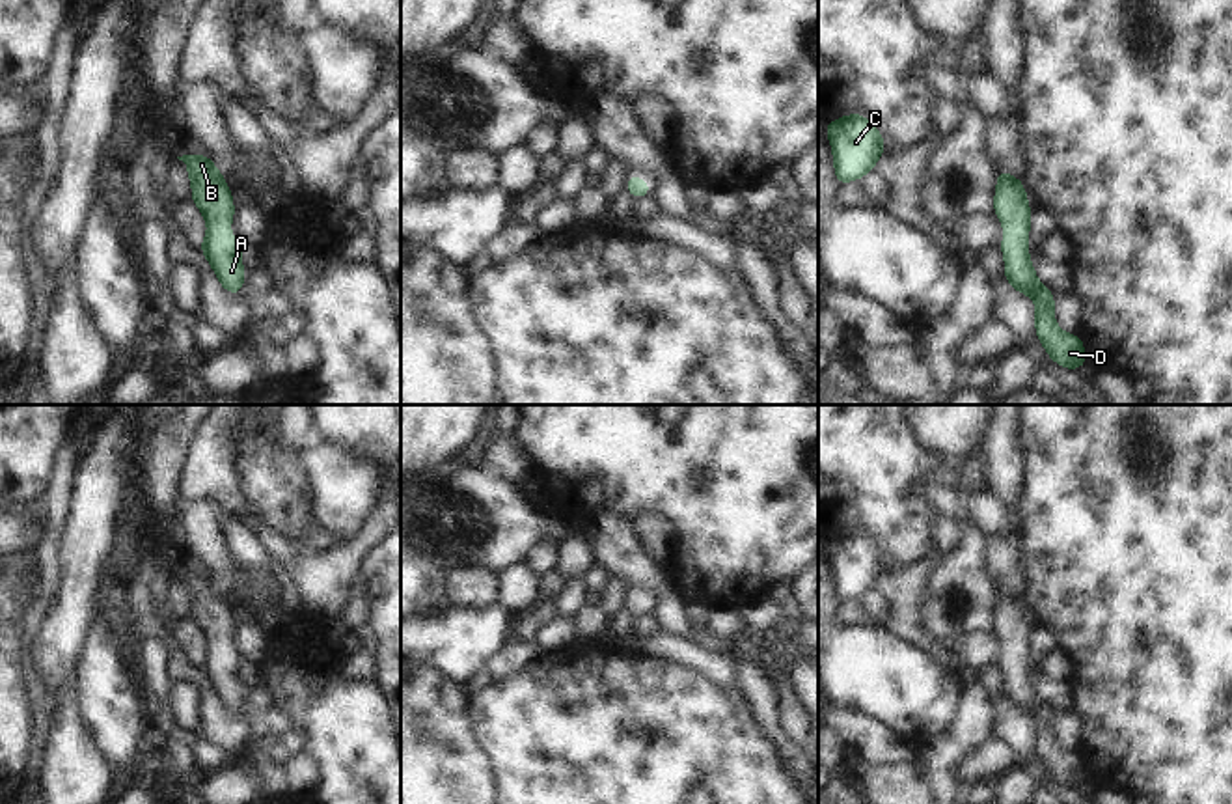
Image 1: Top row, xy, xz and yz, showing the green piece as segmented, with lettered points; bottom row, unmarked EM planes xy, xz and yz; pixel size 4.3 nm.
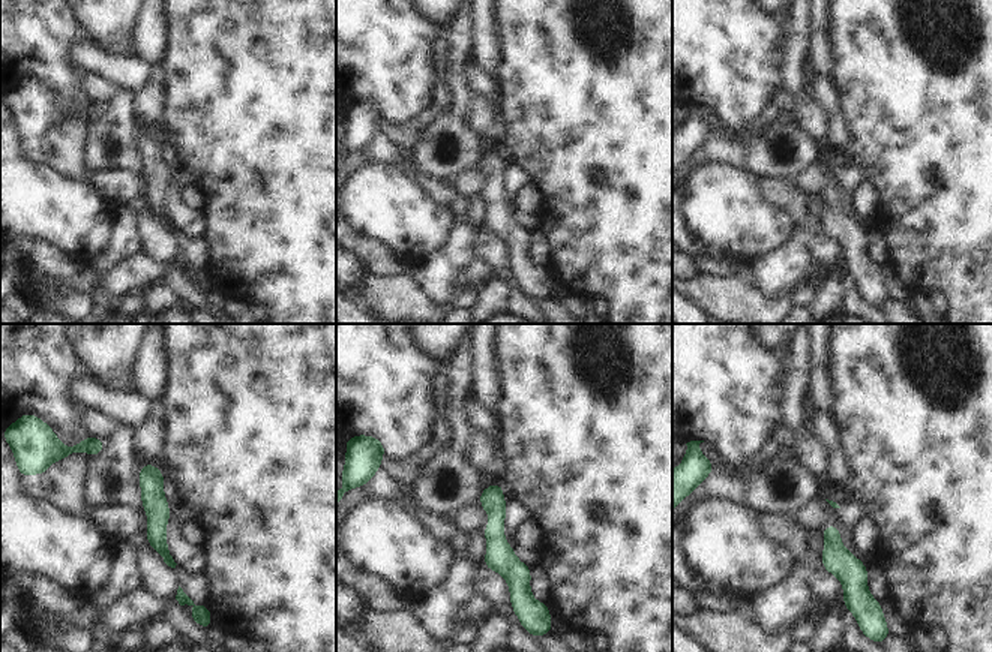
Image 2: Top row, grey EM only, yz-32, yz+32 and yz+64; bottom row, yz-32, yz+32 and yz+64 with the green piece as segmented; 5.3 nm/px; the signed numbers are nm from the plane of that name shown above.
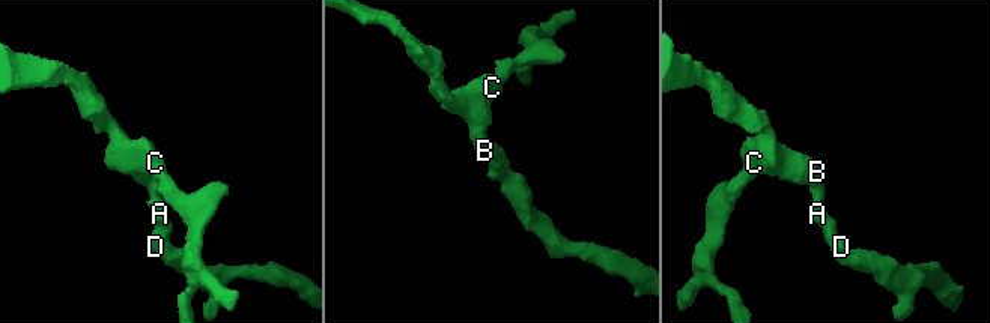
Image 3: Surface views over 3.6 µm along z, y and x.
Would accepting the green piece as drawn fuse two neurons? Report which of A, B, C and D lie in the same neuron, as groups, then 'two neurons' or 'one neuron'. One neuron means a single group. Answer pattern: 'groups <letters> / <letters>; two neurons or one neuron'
groups A B C D; one neuron

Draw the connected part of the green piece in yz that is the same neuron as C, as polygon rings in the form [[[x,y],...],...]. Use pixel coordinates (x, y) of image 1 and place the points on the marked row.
[[[861,112],[837,118],[826,125],[826,138],[831,144],[837,185],[863,179],[885,153],[885,142],[876,127]]]

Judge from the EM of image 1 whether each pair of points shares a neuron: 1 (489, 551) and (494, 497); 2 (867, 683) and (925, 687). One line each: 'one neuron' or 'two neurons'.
1: one neuron
2: one neuron

